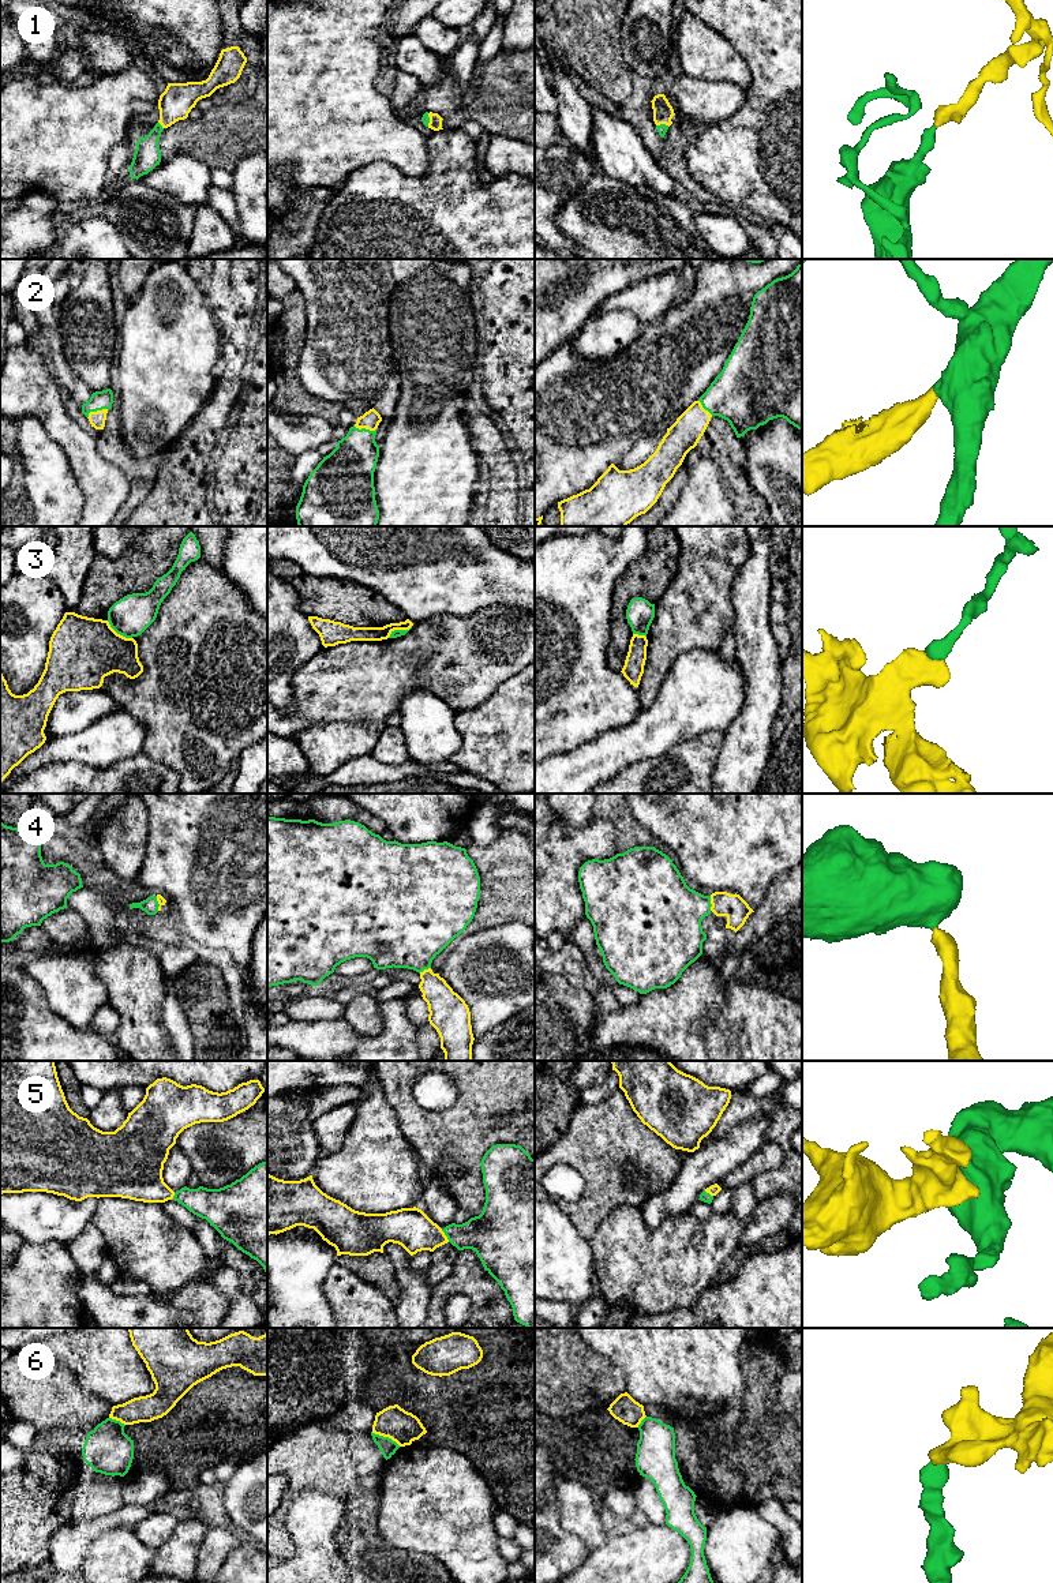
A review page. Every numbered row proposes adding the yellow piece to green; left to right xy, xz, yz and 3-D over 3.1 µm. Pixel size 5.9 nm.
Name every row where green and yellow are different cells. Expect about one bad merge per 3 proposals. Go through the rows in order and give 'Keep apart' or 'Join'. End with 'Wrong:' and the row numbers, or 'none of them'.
1: Join
2: Join
3: Keep apart
4: Join
5: Join
6: Keep apart
Wrong: 3, 6

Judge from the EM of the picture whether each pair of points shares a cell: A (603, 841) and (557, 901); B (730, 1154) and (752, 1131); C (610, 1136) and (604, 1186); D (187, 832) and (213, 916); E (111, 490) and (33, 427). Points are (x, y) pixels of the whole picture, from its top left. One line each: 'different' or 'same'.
A: same
B: same
C: same
D: same
E: different

